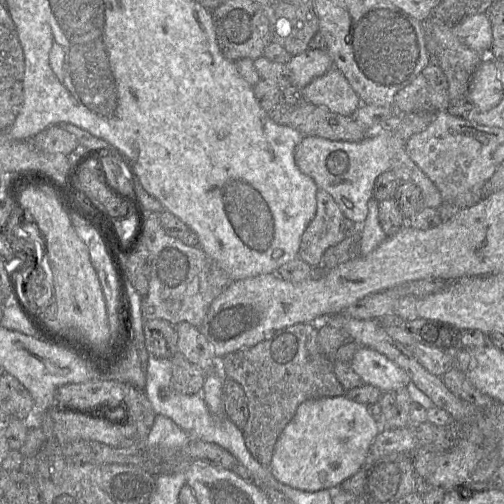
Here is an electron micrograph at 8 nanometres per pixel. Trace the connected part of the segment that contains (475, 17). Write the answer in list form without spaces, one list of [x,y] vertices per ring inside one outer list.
[[[481,10],[454,26],[455,35],[470,49],[487,54],[492,45],[492,29],[487,14]]]

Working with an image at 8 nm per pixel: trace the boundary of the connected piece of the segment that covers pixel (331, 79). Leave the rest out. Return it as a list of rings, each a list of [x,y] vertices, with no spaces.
[[[335,67],[311,81],[302,90],[307,103],[344,116],[354,116],[362,104],[346,77]]]

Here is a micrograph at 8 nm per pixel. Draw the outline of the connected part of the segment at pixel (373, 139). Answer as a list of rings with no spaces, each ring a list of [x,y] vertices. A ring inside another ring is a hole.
[[[431,111],[402,115],[400,125],[393,131],[368,135],[359,142],[329,140],[317,136],[303,137],[297,145],[294,159],[299,170],[313,179],[318,189],[329,193],[338,204],[344,217],[362,225],[368,215],[368,202],[378,177],[390,170],[391,159],[413,134],[424,130],[435,118]]]

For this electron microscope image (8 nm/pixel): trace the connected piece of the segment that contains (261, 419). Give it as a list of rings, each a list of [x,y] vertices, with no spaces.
[[[314,323],[295,324],[277,331],[271,338],[255,346],[231,352],[219,360],[222,376],[235,380],[244,390],[249,410],[249,418],[243,429],[245,444],[251,455],[266,468],[270,467],[280,434],[294,417],[300,404],[323,397],[339,397],[346,393],[334,373],[334,360],[321,352],[317,336],[318,330]]]

